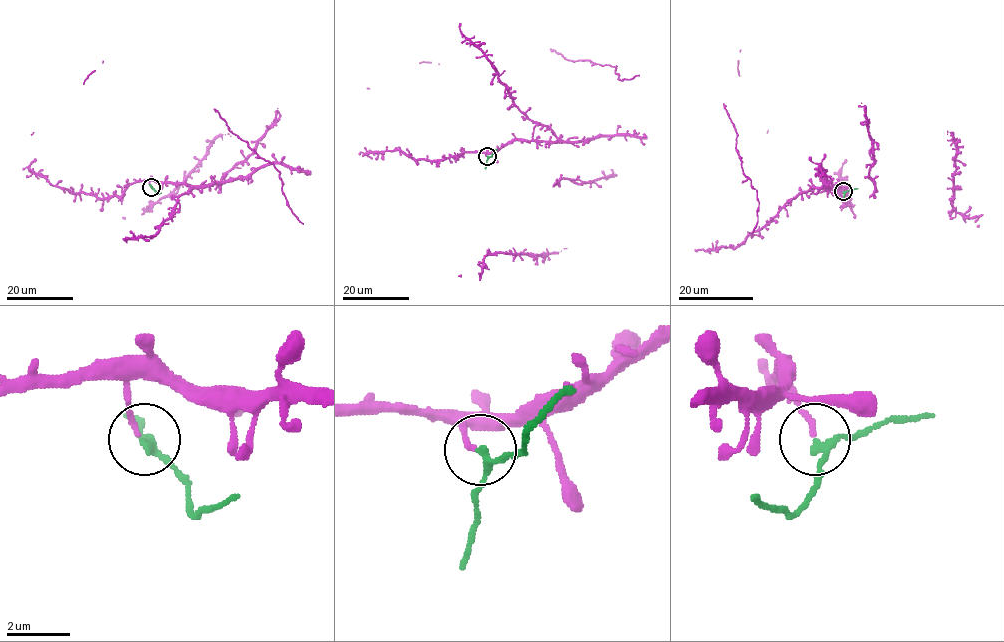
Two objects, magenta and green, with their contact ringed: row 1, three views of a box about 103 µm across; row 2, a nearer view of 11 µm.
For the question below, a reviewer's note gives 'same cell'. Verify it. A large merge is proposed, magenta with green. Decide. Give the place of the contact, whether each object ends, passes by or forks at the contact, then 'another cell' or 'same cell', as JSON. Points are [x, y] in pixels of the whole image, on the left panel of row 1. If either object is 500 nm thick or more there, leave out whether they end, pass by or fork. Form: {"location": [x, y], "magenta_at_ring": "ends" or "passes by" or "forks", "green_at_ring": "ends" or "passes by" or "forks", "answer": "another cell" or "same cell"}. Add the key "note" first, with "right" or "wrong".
{"note": "wrong", "location": [151, 187], "magenta_at_ring": "ends", "green_at_ring": "passes by", "answer": "another cell"}

